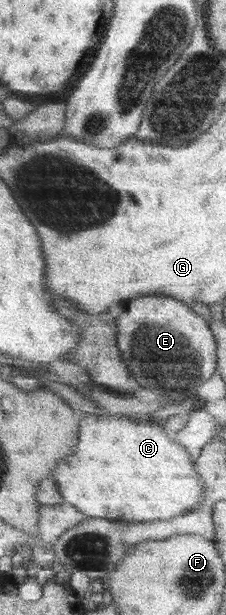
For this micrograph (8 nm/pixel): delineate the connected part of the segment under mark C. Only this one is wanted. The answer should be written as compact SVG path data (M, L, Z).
M84 413L80 423L78 451L68 457L68 463L60 463L54 475L58 477L56 481L44 479L40 483L38 502L42 506L72 503L82 513L105 520L134 523L170 521L193 511L204 500L205 483L197 472L195 461L183 445L166 435L162 422L140 425L140 423L134 423L128 415L122 414Z

